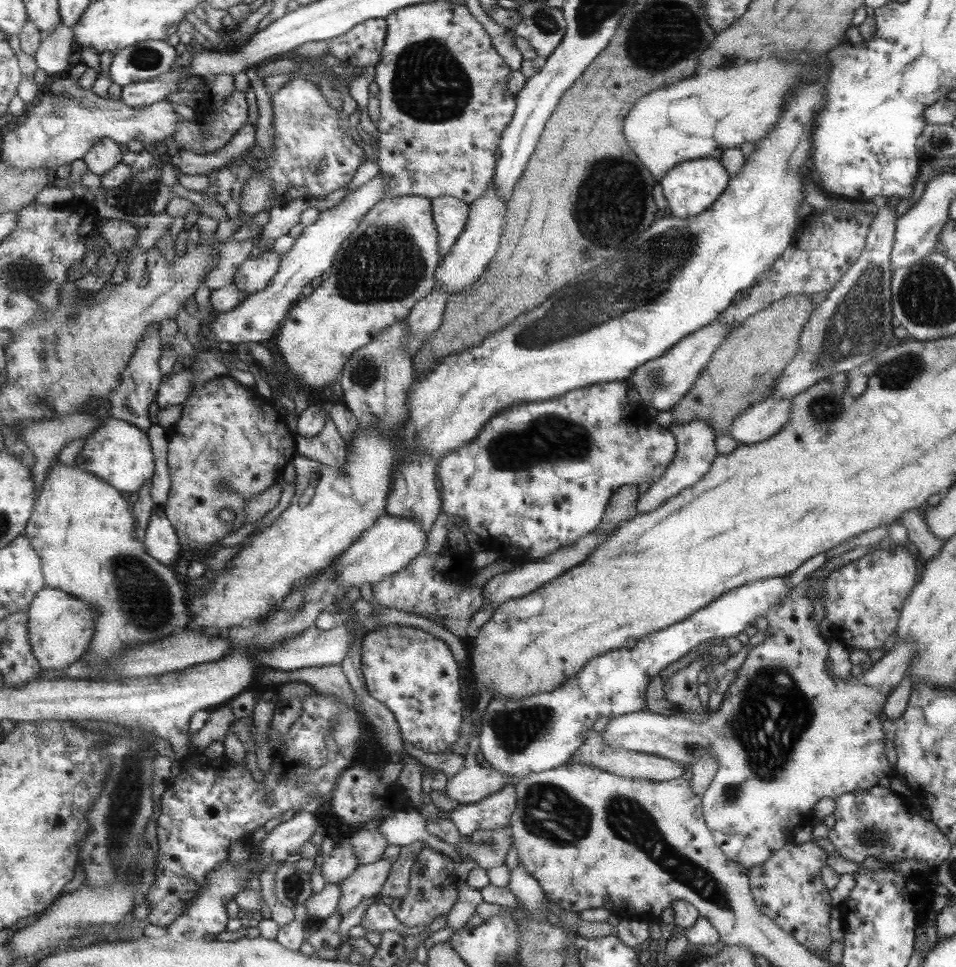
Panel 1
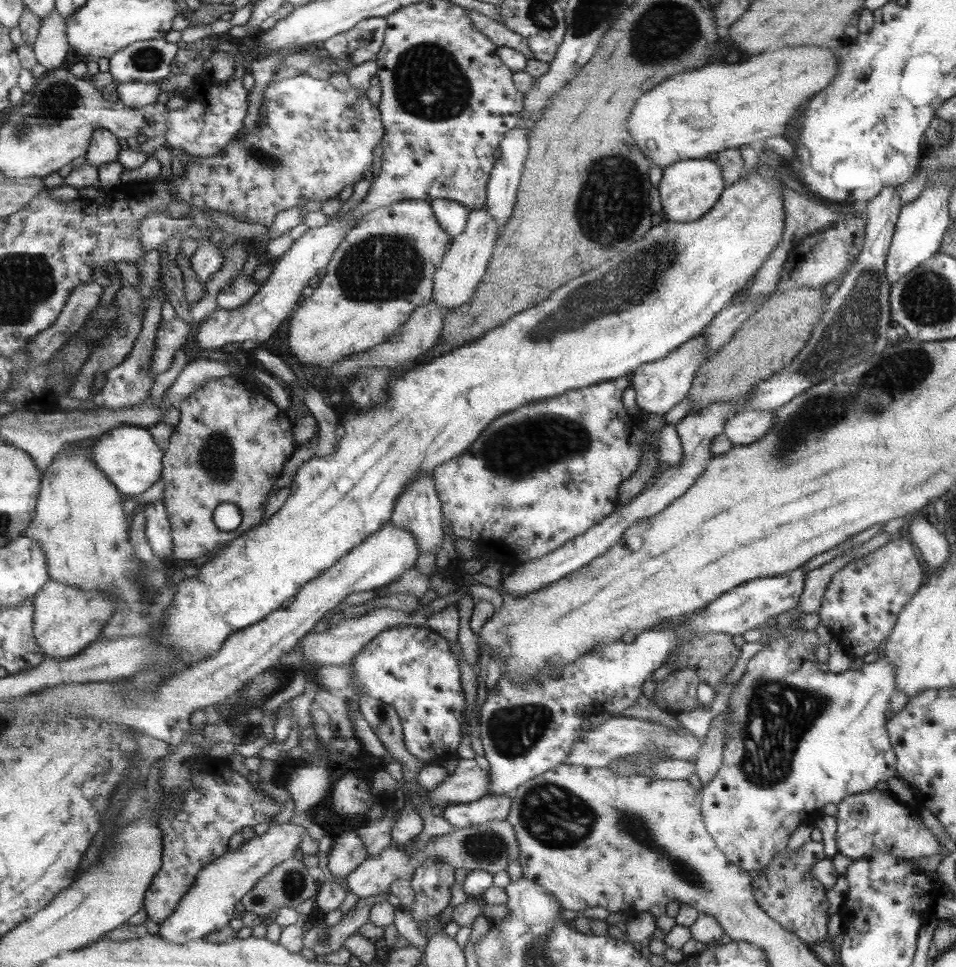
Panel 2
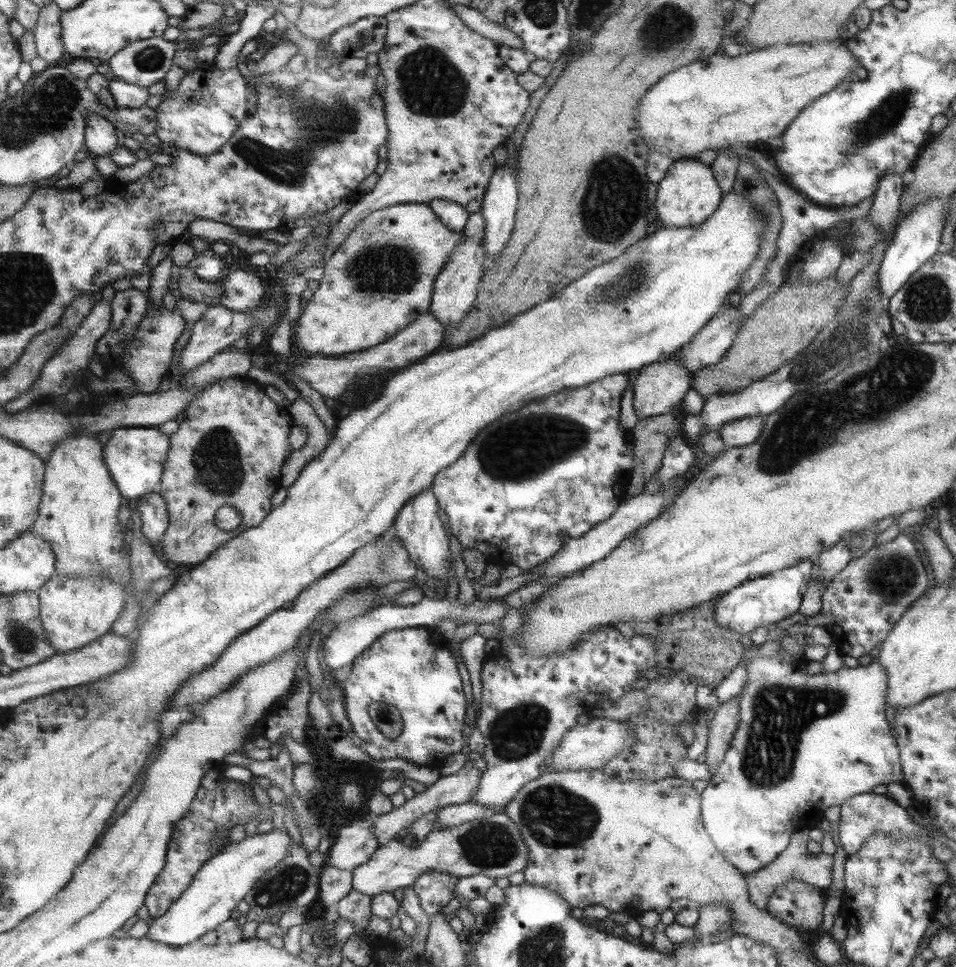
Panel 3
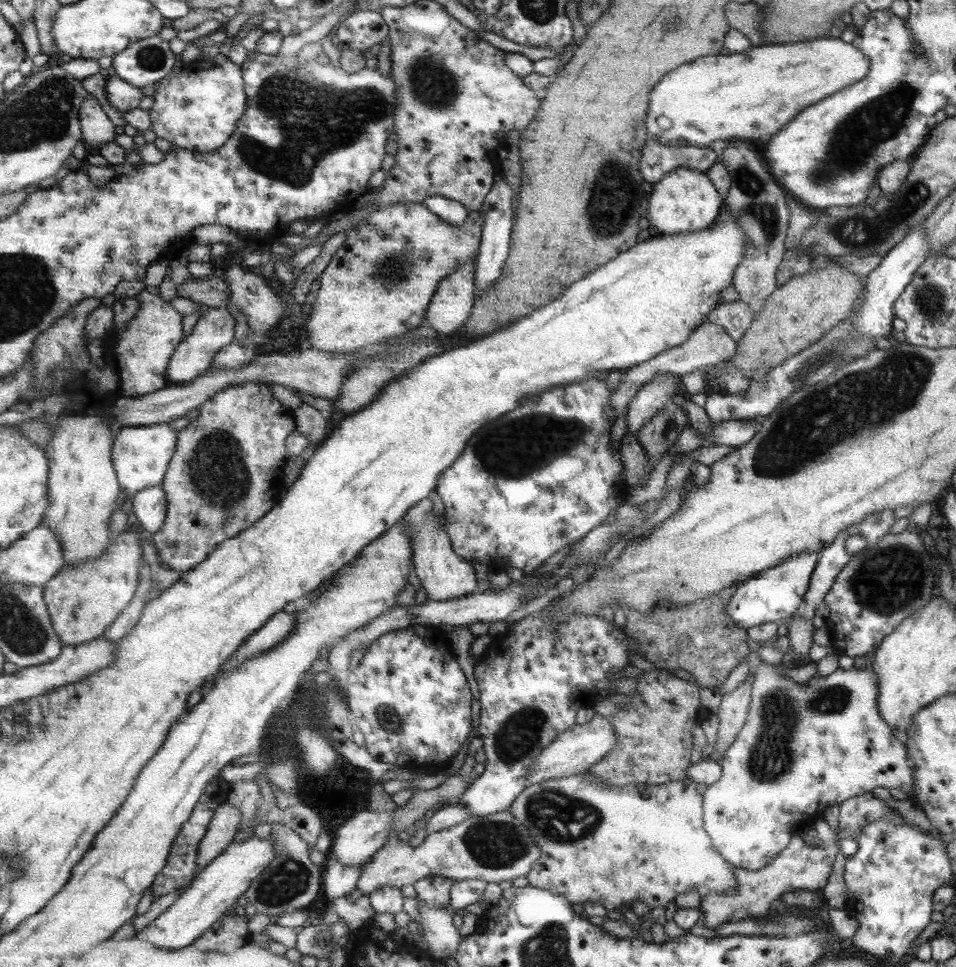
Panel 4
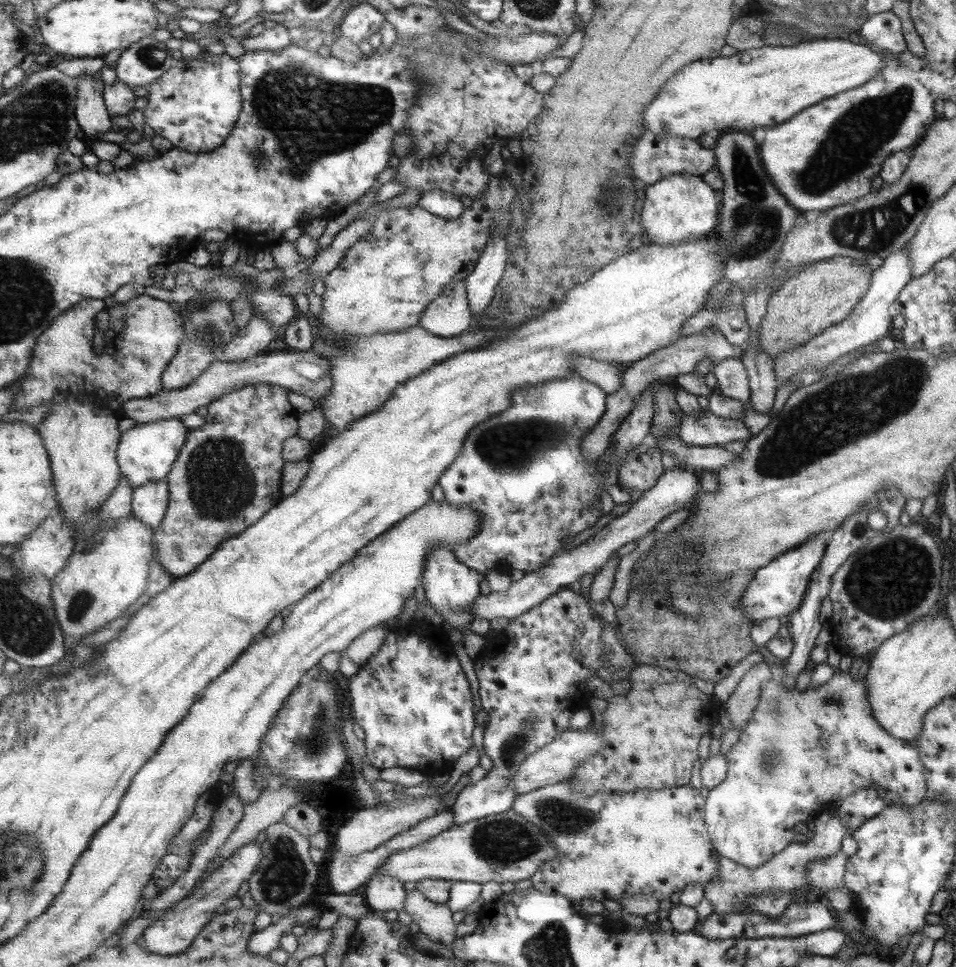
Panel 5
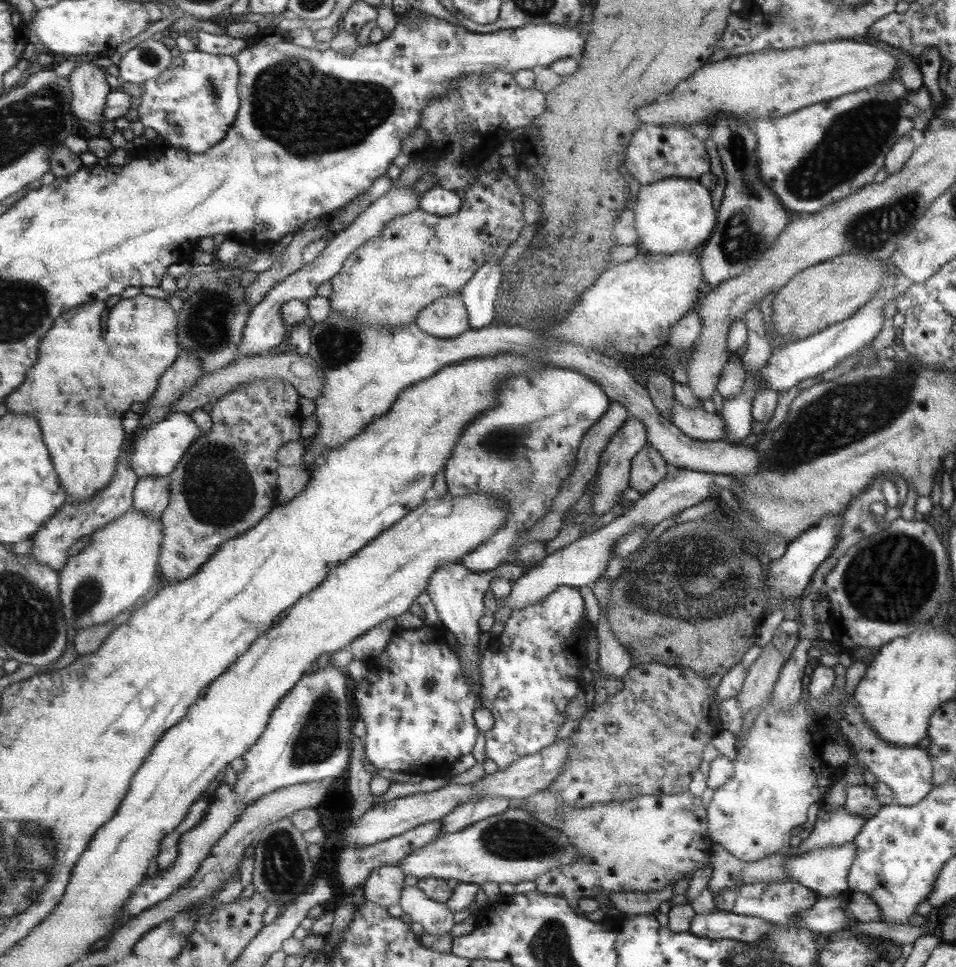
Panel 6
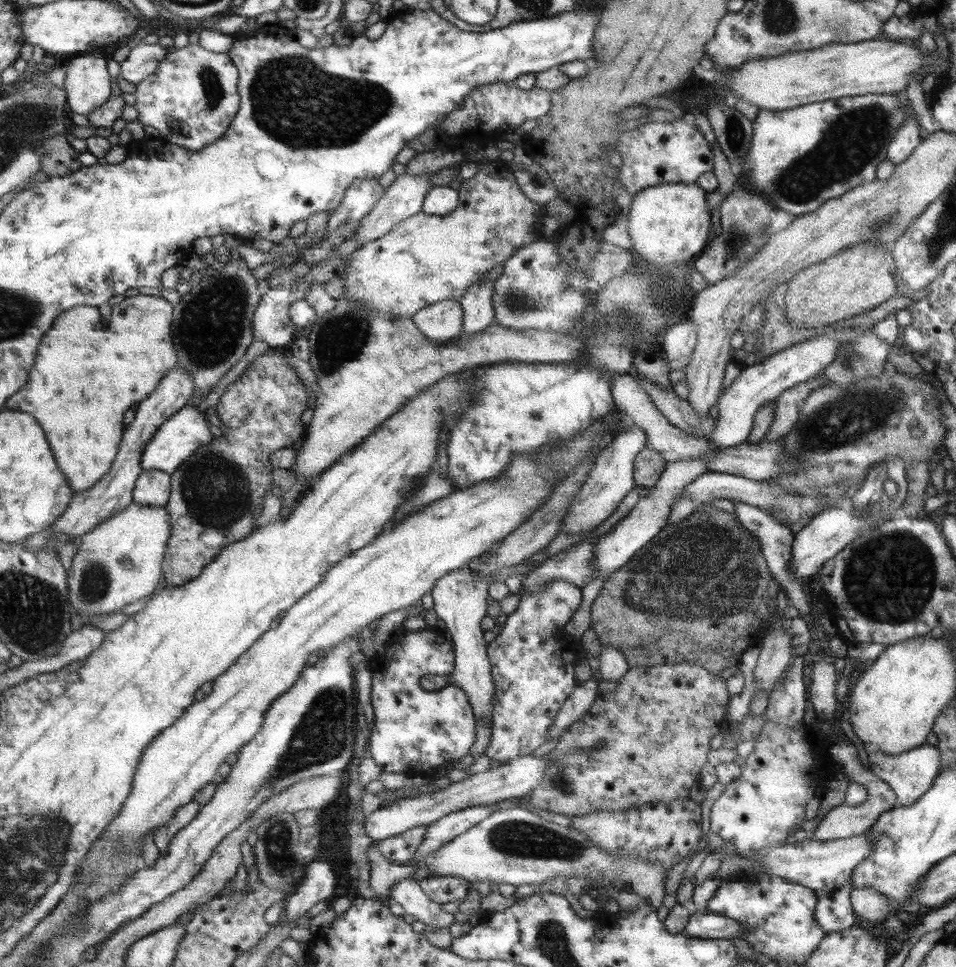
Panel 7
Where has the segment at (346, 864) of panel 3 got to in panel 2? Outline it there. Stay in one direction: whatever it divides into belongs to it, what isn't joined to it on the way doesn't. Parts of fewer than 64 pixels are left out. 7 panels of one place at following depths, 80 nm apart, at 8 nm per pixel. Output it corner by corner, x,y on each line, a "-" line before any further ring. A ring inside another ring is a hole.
358,830
343,832
334,839
329,852
328,870
334,876
346,878
364,863
368,856
369,850

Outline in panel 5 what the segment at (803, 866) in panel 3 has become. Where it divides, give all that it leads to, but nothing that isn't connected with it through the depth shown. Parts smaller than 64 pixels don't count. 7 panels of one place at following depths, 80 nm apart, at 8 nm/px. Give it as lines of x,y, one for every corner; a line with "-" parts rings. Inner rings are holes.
828,812
819,813
814,820
813,837
809,840
800,839
789,844
784,851
777,853
766,864
757,868
745,868
739,864
729,861
727,858
717,854
718,872
702,890
702,896
707,898
712,908
712,913
717,916
733,914
737,912
748,912
744,905
746,898
752,894
769,894
770,892
787,892
795,888
811,888
812,884
806,877
805,865
815,861
827,859
840,852
841,839
847,836
846,828
836,816

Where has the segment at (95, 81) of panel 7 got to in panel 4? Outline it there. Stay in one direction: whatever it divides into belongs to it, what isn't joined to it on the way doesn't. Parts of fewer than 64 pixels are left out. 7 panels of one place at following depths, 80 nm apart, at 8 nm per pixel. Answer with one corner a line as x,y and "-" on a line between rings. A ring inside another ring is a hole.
90,95
81,109
81,122
84,140
90,152
101,152
102,148
113,142
117,136
115,124
105,114
103,106
97,102
95,96

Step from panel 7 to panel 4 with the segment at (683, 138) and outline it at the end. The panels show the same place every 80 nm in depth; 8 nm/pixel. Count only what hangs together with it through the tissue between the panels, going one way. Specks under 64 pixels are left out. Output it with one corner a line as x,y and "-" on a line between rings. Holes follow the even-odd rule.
647,139
640,156
640,173
645,182
655,183
664,178
664,175
674,168
694,168
695,170
706,171
715,163
715,152
709,147
697,148
696,145
677,144
663,145
657,140

